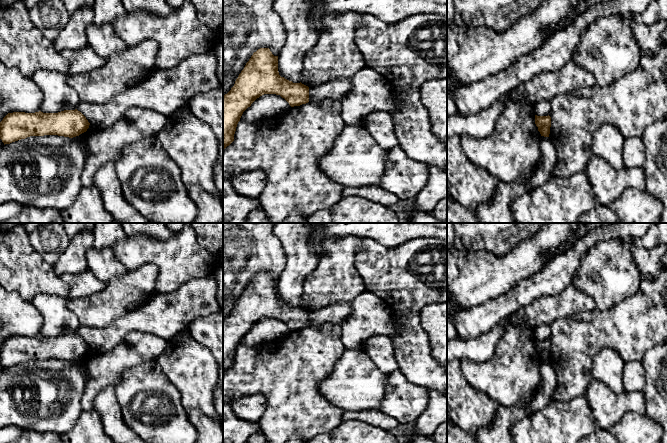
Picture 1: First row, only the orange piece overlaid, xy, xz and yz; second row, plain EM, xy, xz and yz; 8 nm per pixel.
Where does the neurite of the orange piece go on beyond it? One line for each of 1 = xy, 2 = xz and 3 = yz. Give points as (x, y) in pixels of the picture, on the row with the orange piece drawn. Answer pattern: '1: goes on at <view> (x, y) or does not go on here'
1: does not go on here
2: does not go on here
3: does not go on here

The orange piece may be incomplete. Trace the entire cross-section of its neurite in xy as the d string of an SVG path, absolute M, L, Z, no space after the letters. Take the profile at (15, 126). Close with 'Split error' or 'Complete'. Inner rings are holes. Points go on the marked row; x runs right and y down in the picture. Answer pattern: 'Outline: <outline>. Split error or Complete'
Outline: M77 109L58 113L13 112L0 122L0 139L5 144L30 136L58 135L73 138L87 131L90 123Z. Complete

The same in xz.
Outline: M260 48L253 53L234 86L223 96L223 150L234 141L236 127L243 112L264 94L280 95L291 107L309 102L309 87L281 77L278 72L278 56L274 56L269 48Z. Complete

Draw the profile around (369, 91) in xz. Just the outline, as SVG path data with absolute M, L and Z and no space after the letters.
M364 67L351 77L350 89L340 103L341 117L346 125L361 125L365 117L375 111L384 111L391 115L396 111L392 101L391 84L381 74L368 67Z

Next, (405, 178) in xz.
M398 145L387 151L387 164L380 186L400 200L414 198L427 184L428 165L414 161Z

